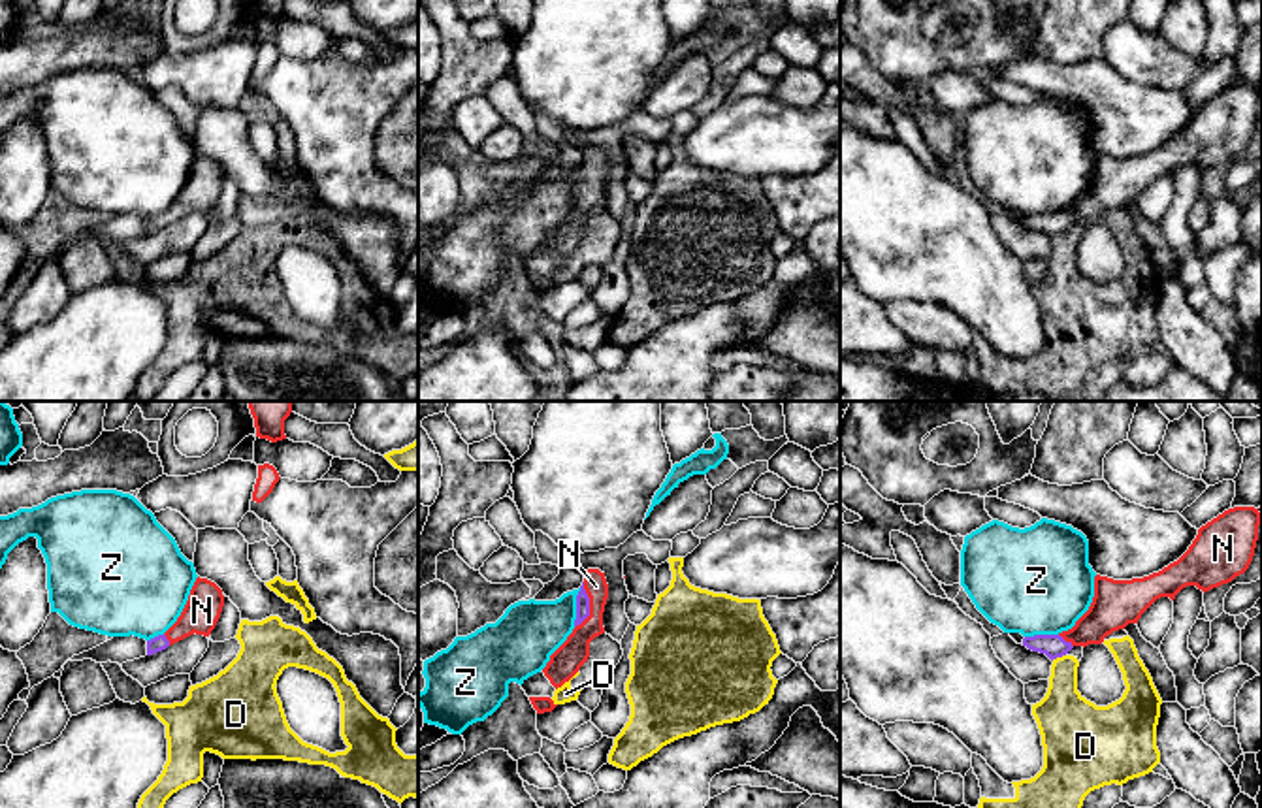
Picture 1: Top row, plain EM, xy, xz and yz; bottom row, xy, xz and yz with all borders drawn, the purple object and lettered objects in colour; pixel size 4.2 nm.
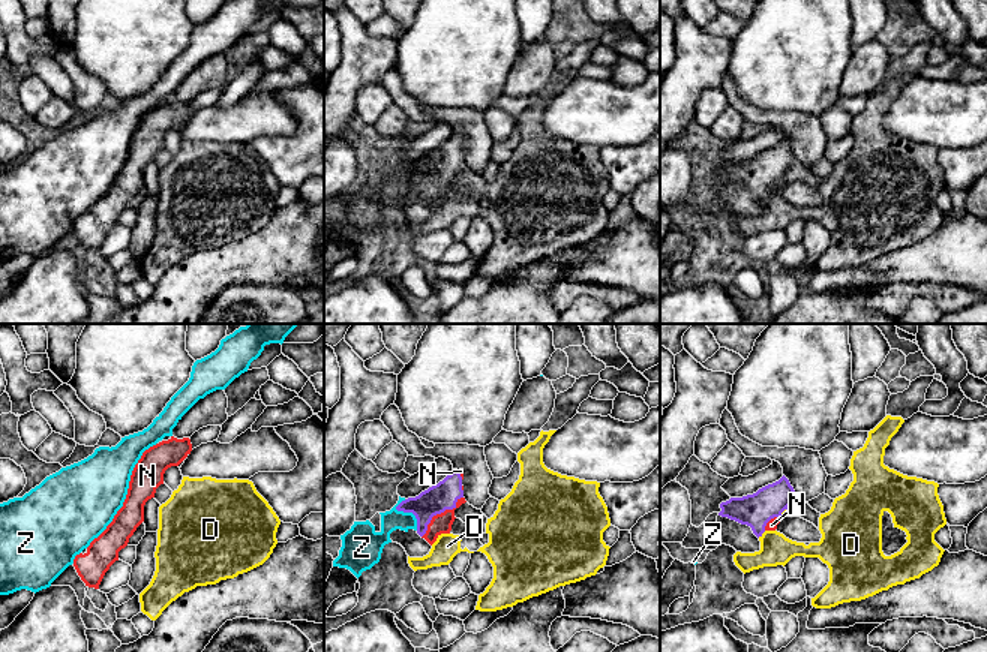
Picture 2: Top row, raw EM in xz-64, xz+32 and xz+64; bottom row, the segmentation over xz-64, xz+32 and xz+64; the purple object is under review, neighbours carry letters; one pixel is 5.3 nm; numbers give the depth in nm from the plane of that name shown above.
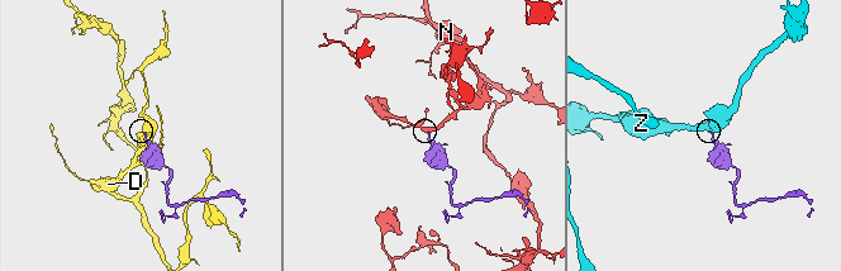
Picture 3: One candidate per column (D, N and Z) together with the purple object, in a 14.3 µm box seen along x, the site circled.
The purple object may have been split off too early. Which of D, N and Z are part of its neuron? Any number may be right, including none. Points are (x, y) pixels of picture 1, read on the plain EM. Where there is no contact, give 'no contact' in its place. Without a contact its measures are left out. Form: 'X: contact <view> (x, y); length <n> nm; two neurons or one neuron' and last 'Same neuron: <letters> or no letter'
D: contact yz (1057, 234); length 70 nm; two neurons
N: contact xz (588, 183); length 200 nm; one neuron
Z: contact xz (577, 185); length 170 nm; two neurons
Same neuron: N

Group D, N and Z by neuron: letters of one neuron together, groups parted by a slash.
D / N / Z

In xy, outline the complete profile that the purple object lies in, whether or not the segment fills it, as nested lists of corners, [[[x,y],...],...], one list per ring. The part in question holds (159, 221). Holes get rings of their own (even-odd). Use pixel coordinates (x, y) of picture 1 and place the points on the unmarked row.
[[[198,154],[177,200],[164,213],[147,218],[147,234],[162,230],[194,211],[209,215],[220,196],[222,185],[222,168],[215,160]]]

